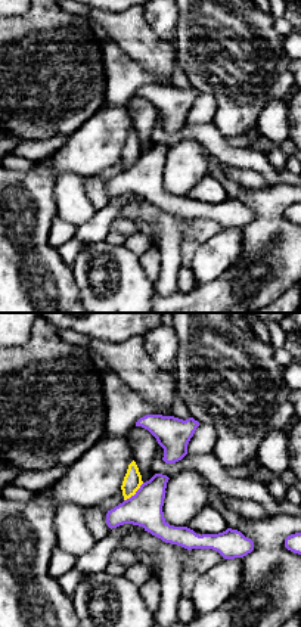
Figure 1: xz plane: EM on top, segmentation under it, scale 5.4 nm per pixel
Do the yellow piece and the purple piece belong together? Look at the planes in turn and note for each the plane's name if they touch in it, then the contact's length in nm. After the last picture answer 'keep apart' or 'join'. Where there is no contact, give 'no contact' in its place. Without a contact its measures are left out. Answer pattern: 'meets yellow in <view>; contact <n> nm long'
meets yellow in xz; contact 150 nm long

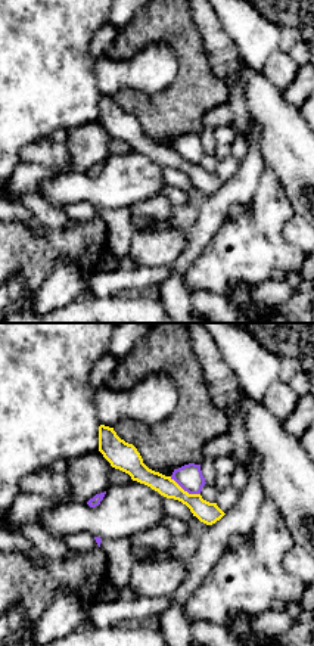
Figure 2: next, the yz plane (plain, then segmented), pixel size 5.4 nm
meets yellow in yz; contact 190 nm long

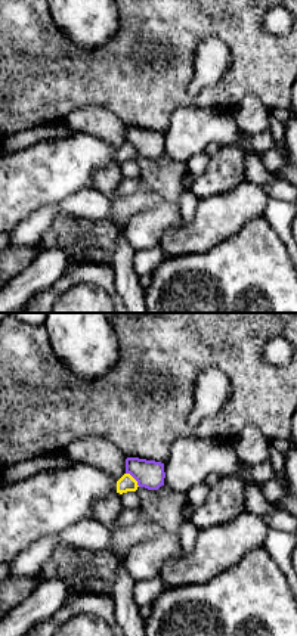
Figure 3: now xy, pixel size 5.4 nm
meets yellow in xy; contact 110 nm long

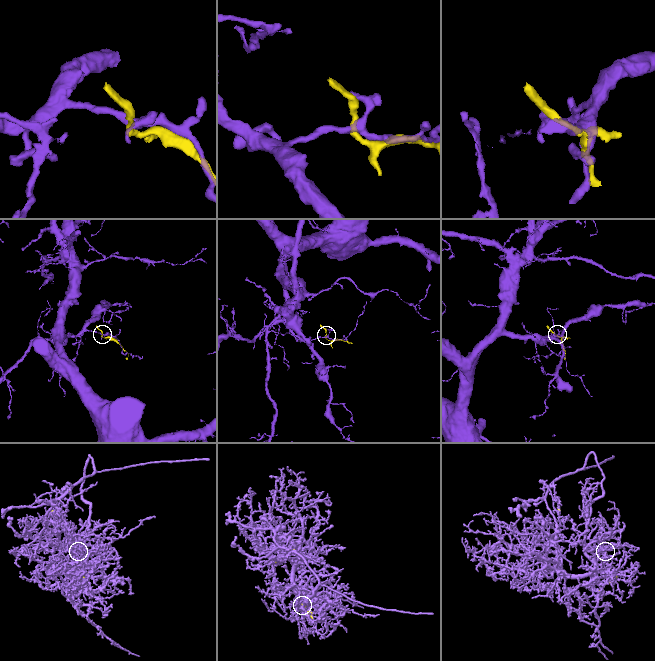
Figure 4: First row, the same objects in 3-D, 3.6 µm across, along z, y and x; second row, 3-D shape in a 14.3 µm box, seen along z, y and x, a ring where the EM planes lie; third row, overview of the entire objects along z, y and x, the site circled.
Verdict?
join

